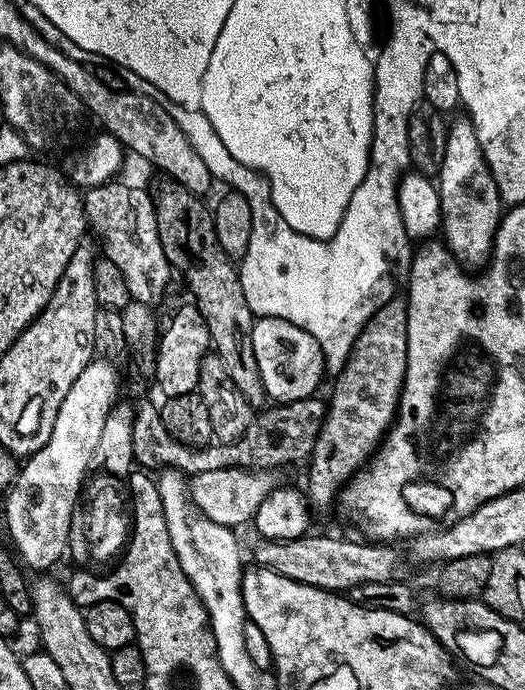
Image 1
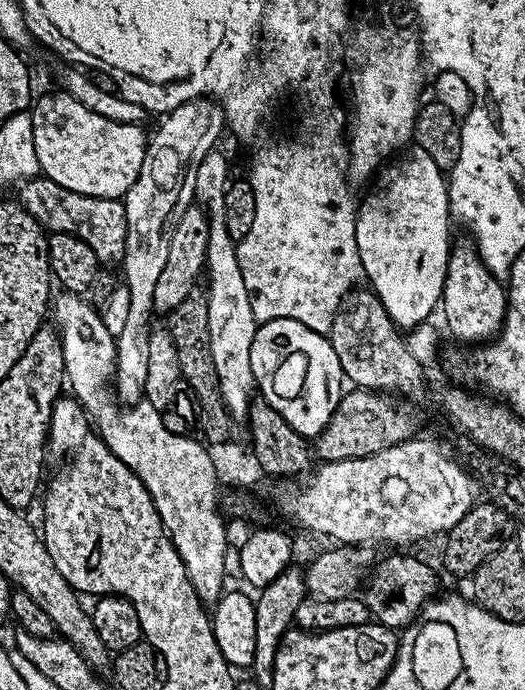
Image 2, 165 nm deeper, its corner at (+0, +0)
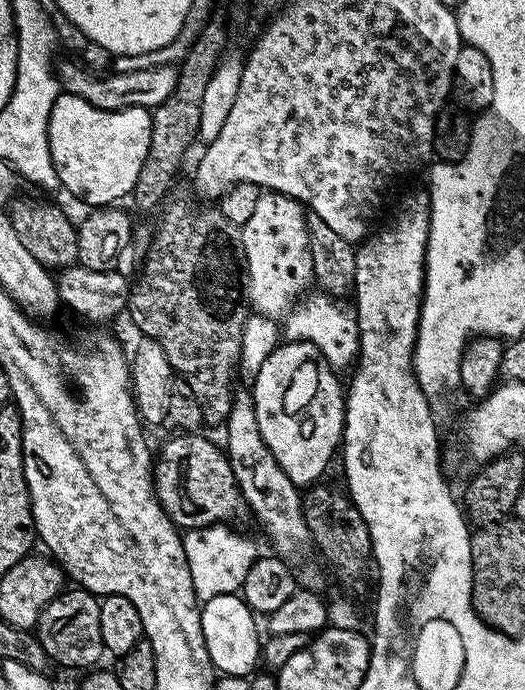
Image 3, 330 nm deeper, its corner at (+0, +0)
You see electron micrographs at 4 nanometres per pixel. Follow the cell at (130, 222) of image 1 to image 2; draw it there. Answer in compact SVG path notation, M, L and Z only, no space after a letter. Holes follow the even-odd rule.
M33 178L19 185L19 204L40 223L49 233L65 232L82 238L90 250L100 260L101 265L119 265L124 259L126 246L126 210L123 199L100 200L96 196L87 196L66 190L58 182L47 178Z

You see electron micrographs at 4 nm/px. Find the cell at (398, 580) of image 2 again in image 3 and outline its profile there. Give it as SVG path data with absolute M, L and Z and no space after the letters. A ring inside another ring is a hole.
M172 434L155 453L154 483L162 510L181 530L227 525L250 512L225 453L204 434Z

